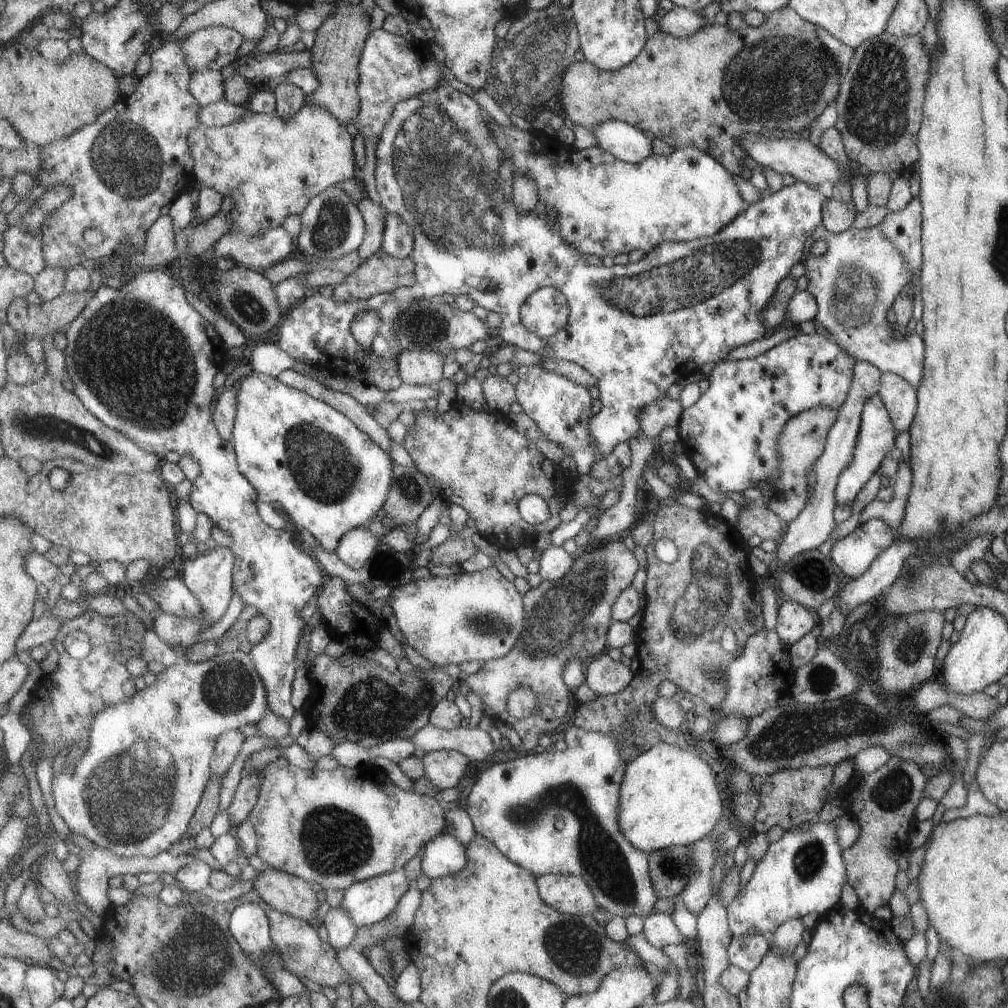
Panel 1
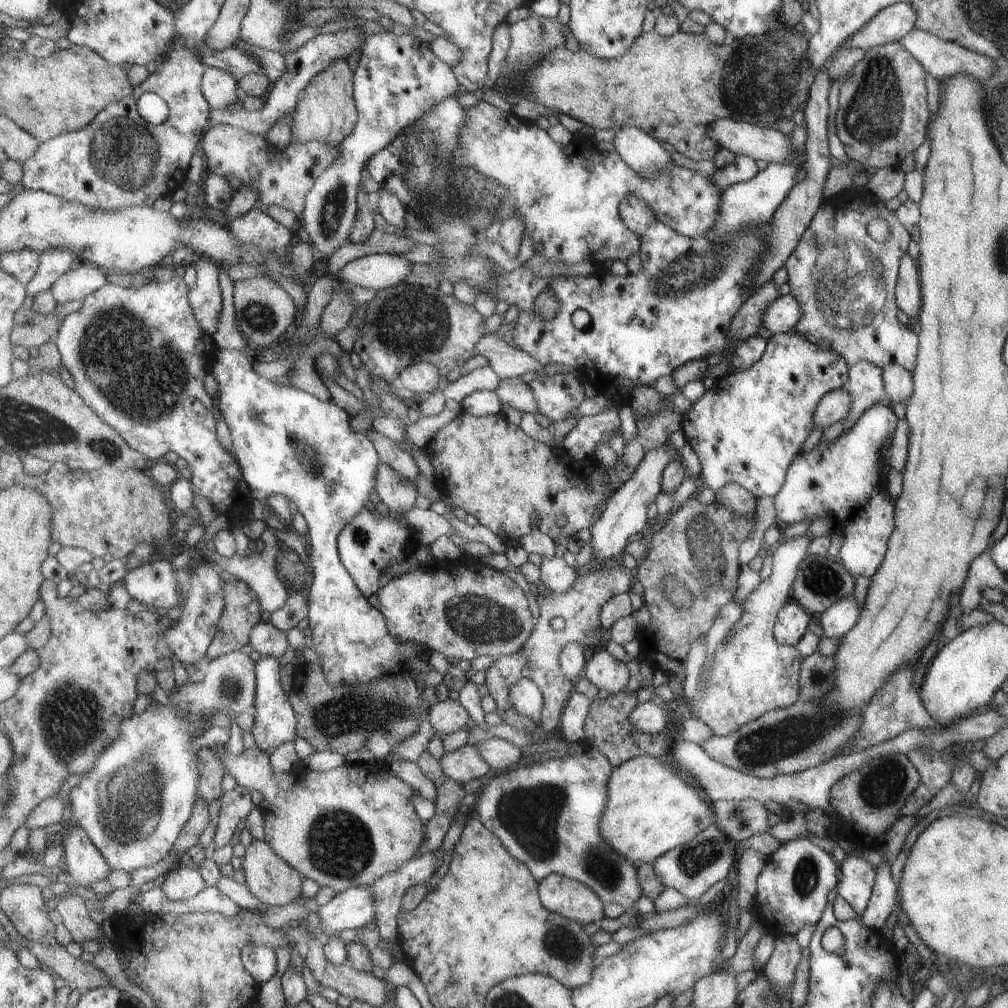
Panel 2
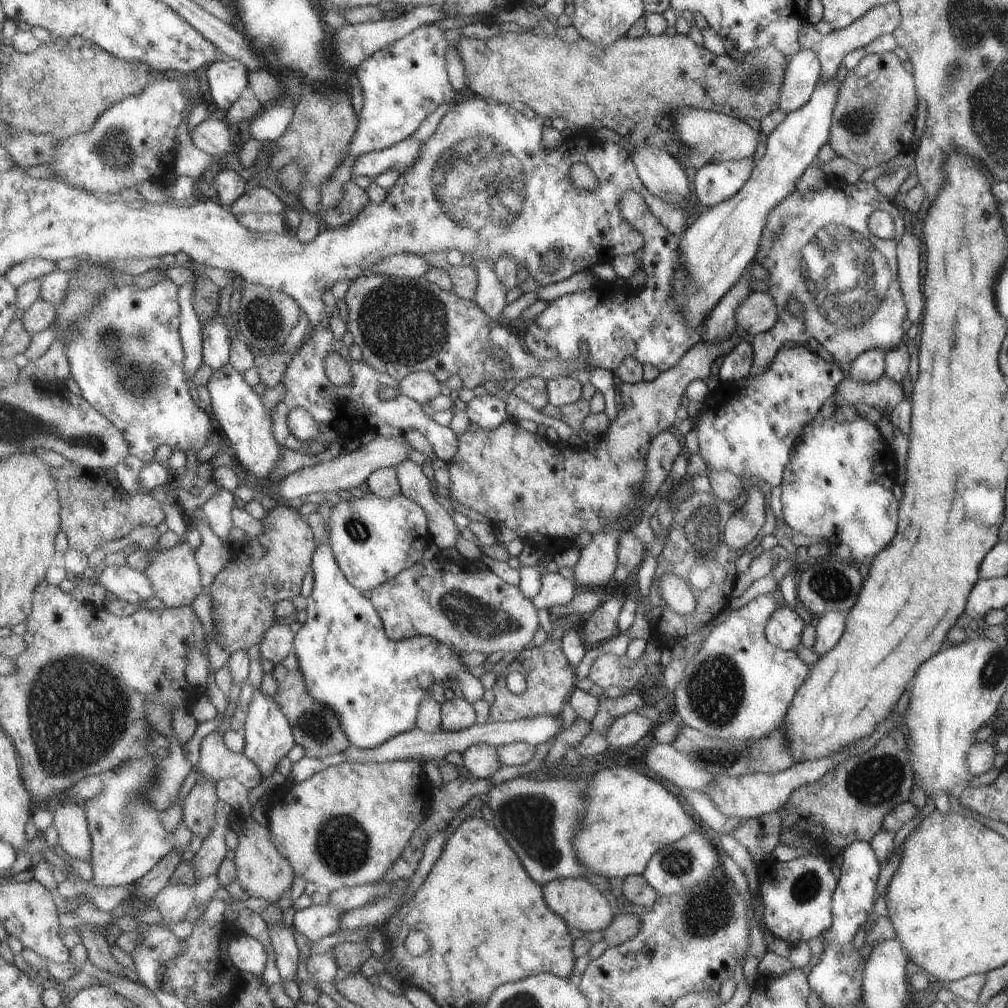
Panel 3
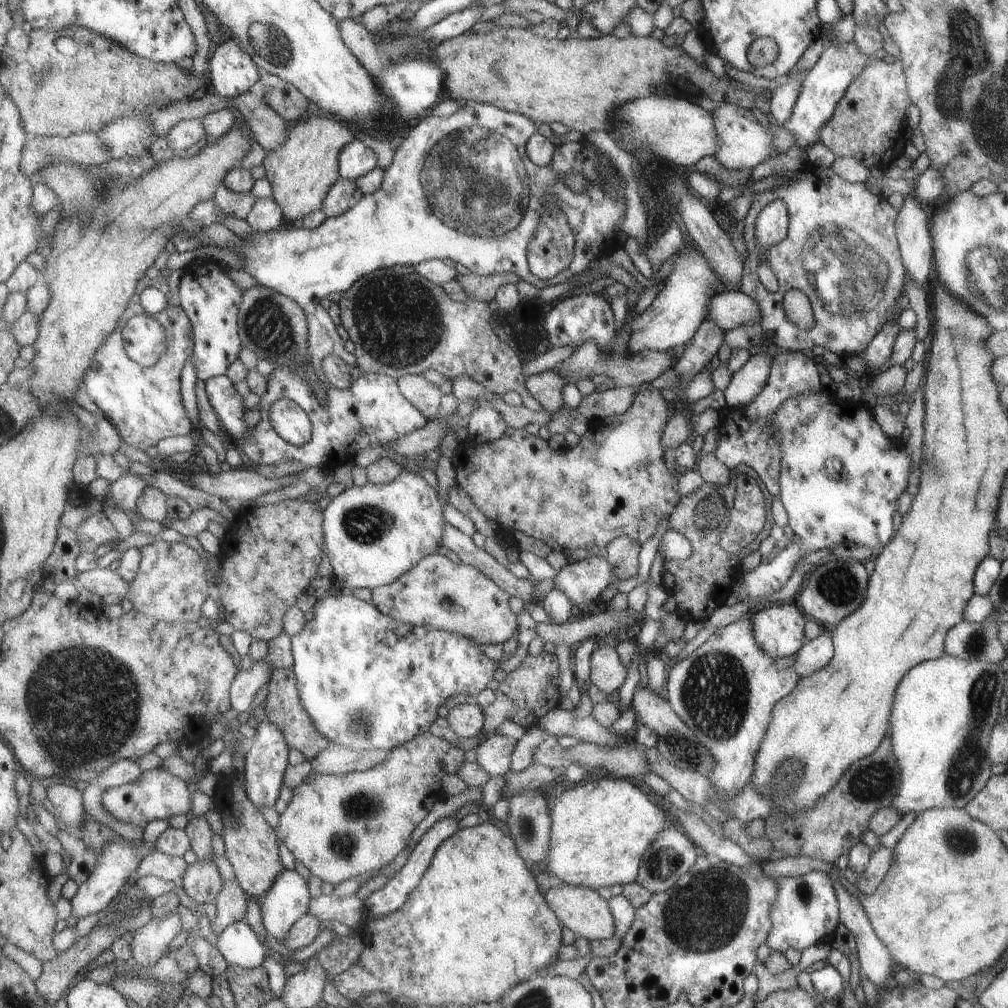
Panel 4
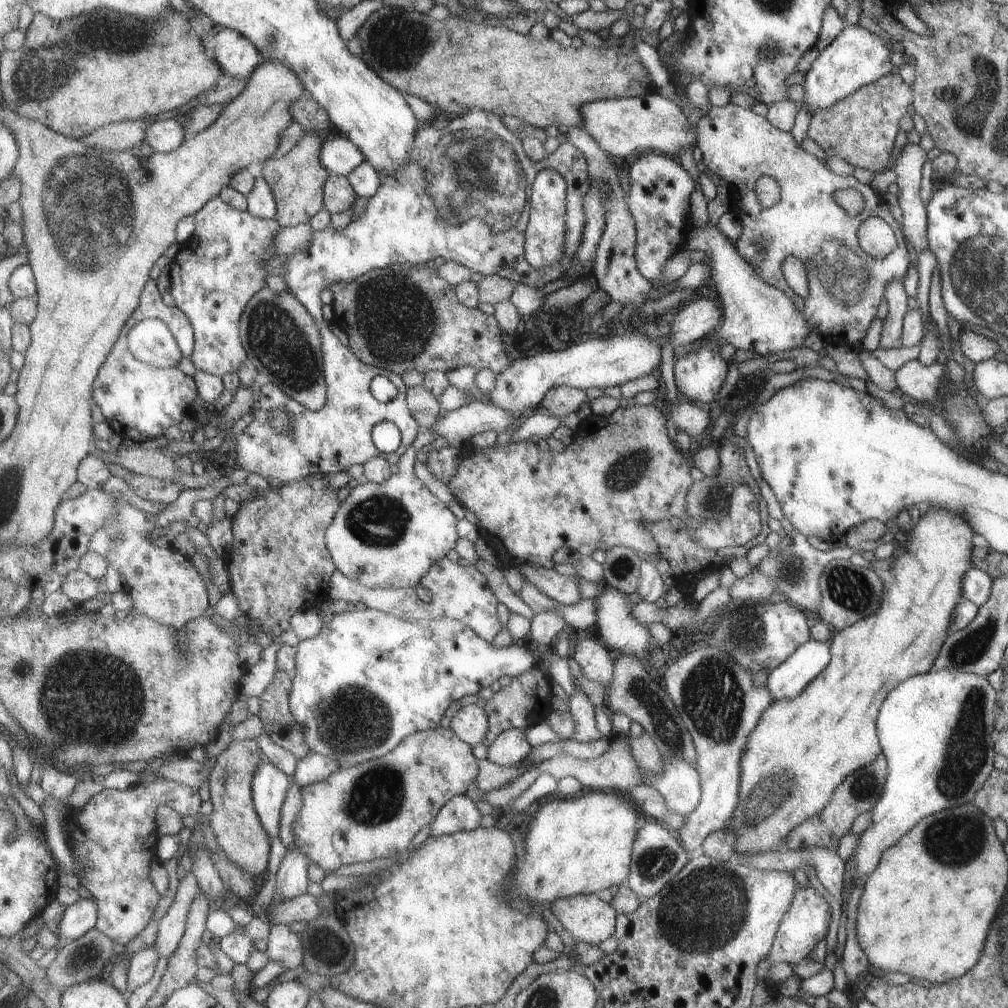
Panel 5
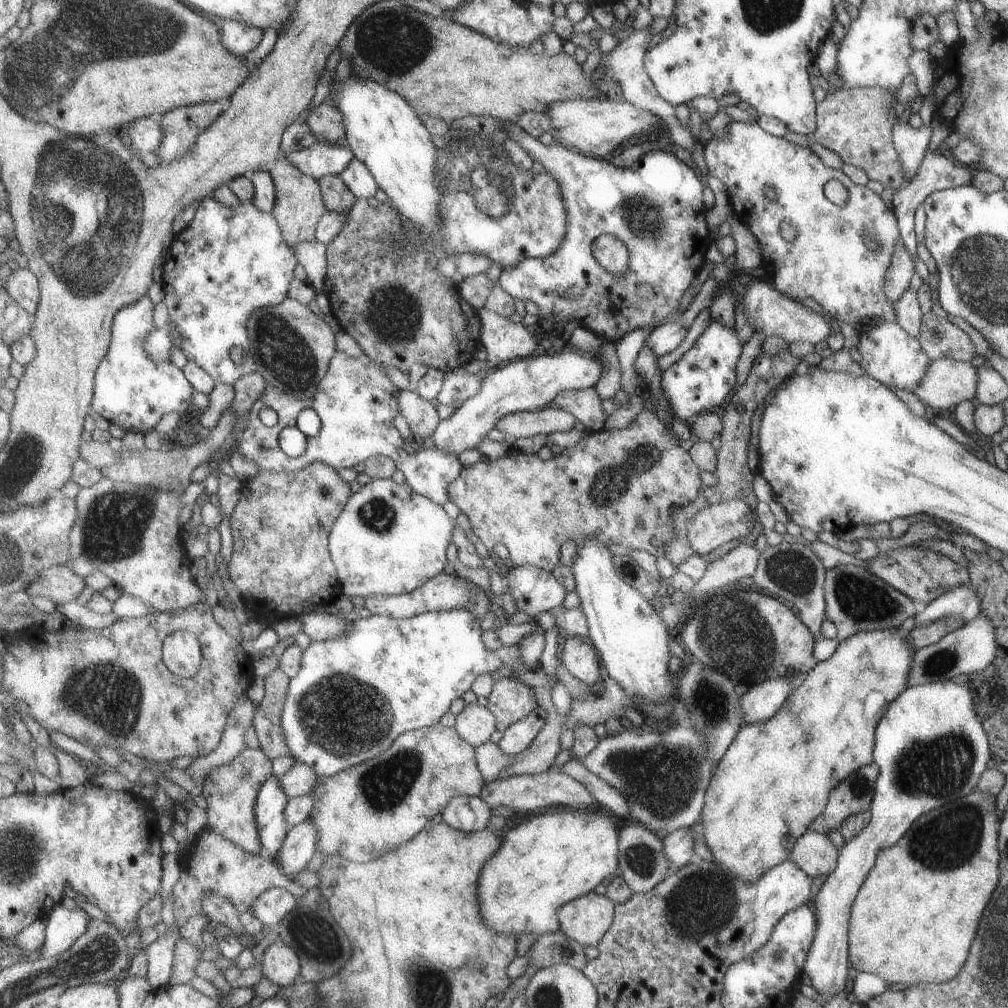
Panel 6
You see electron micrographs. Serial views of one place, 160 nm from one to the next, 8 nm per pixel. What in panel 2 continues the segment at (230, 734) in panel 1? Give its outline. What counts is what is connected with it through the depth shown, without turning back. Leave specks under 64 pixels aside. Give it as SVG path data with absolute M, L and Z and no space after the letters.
M214 746L203 747L199 750L198 756L200 758L198 800L203 799L207 804L211 804L224 795L223 779L228 772L216 755Z

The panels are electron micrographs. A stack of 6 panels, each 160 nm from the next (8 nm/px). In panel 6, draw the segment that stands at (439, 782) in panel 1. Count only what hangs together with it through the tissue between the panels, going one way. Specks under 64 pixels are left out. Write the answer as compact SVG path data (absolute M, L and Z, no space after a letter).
M541 706L537 707L529 716L518 720L505 730L498 745L505 754L515 758L532 745L547 719L548 710Z

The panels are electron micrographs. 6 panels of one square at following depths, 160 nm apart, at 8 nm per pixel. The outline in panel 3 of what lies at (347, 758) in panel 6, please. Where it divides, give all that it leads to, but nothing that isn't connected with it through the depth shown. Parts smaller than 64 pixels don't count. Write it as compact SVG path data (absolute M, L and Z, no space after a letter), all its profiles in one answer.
M325 502L325 504L319 505L317 510L324 521L328 537L323 543L318 544L316 556L313 559L311 572L313 572L315 578L314 586L312 593L308 597L308 607L306 608L307 620L296 633L294 652L297 655L298 666L305 677L309 694L311 694L315 700L332 707L332 709L338 714L338 717L341 719L341 726L343 727L345 734L349 737L351 744L364 749L375 748L385 744L385 742L387 742L390 738L396 737L398 734L408 733L410 730L417 728L417 714L419 714L419 706L422 705L425 699L430 698L431 686L433 686L435 682L441 683L445 690L459 688L461 693L464 695L465 701L470 702L471 704L472 702L483 698L483 684L481 684L479 677L473 676L473 674L469 672L471 667L467 666L462 661L462 656L465 654L461 654L459 651L454 651L452 646L439 642L436 638L429 635L419 635L411 638L399 639L398 641L389 636L384 625L384 620L381 618L376 606L372 603L372 599L365 598L365 596L361 594L362 592L349 582L349 579L345 576L345 573L341 570L337 559L335 558L335 553L332 549L332 542L330 539L330 514L334 506L335 505L333 504L329 504L329 502Z

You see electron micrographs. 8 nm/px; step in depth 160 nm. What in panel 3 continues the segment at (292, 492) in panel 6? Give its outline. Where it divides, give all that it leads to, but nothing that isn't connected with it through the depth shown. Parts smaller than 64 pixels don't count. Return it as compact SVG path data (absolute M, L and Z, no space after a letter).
M279 502L261 521L264 533L256 536L247 533L240 541L232 542L232 559L210 587L217 615L217 620L212 623L220 634L215 643L225 647L228 654L260 645L265 633L279 621L276 605L301 594L303 578L312 570L318 547L305 518L298 510Z

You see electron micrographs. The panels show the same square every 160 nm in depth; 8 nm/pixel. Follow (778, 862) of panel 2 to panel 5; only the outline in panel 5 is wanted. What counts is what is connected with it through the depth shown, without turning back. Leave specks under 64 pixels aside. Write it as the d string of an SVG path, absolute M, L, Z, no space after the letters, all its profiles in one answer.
M807 886L797 889L788 910L780 921L779 928L776 930L775 938L772 941L772 948L769 954L761 959L757 966L757 978L765 984L763 972L771 967L773 962L798 963L801 958L805 958L814 946L820 946L817 940L823 940L825 930L827 930L827 920L829 920L829 909L825 899L821 898L812 887Z

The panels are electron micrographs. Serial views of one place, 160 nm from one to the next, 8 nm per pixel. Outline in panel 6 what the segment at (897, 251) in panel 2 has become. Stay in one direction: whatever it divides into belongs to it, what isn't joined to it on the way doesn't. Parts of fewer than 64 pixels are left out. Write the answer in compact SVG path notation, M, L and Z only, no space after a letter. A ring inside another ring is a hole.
M732 121L727 132L727 140L711 136L703 145L704 161L708 173L726 186L731 212L745 223L760 245L761 265L766 268L776 290L797 300L812 298L834 320L845 320L852 325L858 321L866 328L877 318L895 322L895 306L884 294L885 274L891 264L894 242L899 237L894 212L865 185L855 186L841 169L826 167L809 148L767 134L756 122L748 124ZM833 178L838 178L848 189L848 201L840 207L831 204L822 191L824 182ZM765 187L774 190L776 197L773 200L764 195ZM781 220L789 220L795 226L793 242L785 242L779 236ZM865 236L873 238L878 245L874 249L867 247Z

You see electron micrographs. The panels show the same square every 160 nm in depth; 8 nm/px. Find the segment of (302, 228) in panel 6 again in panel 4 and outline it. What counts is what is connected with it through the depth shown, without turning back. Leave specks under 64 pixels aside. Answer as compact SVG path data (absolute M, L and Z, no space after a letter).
M327 116L303 117L290 128L283 146L267 152L263 161L265 176L272 188L272 196L281 205L287 224L315 211L321 211L329 189L340 179L339 159L344 146L355 136L351 128L337 118Z

